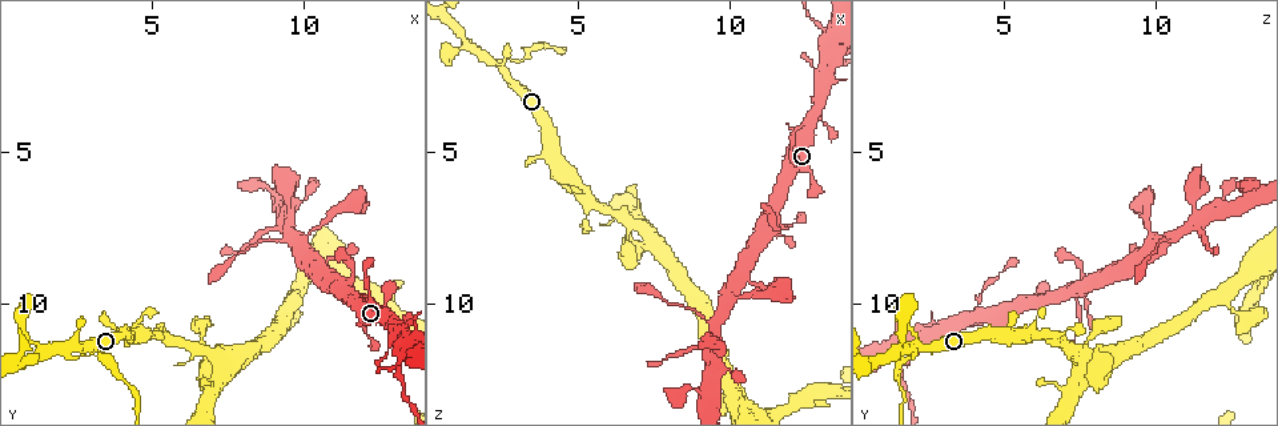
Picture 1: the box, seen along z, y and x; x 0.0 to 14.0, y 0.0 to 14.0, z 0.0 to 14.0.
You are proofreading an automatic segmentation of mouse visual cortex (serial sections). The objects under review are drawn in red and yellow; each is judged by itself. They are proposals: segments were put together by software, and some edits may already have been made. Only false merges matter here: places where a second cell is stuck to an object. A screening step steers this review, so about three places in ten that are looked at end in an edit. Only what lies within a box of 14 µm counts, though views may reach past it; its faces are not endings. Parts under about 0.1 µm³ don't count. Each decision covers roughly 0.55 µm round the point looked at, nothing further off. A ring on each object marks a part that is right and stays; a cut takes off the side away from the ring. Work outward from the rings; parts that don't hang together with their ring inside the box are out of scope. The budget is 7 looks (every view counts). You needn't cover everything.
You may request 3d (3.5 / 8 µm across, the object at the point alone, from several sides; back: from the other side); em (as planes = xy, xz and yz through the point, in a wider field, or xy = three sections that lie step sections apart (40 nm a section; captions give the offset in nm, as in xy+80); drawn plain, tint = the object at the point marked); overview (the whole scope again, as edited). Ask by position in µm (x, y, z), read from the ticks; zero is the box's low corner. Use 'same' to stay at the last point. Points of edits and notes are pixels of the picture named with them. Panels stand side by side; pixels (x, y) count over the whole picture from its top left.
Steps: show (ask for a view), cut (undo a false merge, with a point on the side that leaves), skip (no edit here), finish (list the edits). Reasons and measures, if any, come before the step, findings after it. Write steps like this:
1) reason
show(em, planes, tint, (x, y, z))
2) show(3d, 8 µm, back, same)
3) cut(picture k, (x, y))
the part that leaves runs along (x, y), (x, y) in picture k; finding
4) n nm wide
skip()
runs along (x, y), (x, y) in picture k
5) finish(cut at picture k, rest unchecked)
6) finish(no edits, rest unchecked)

looks like a crossing
show(3d, 3.5 µm, (6.9, 11.6, 7.5))

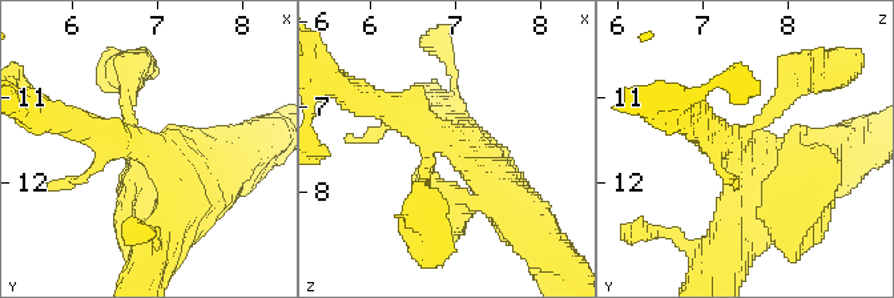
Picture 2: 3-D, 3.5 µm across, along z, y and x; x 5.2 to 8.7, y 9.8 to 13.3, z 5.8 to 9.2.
show(em, xy, step 1, tint, (6.90, 11.60, 7.40))

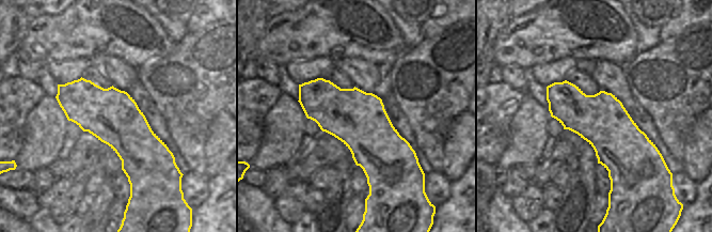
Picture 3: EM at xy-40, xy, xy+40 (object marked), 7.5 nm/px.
skip()
runs along (371, 101), (446, 141), (511, 202) in picture 2; one cell here

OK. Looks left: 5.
thin arm on a thick one
show(3d, 3.5 µm, (9.2, 8.0, 10.6))

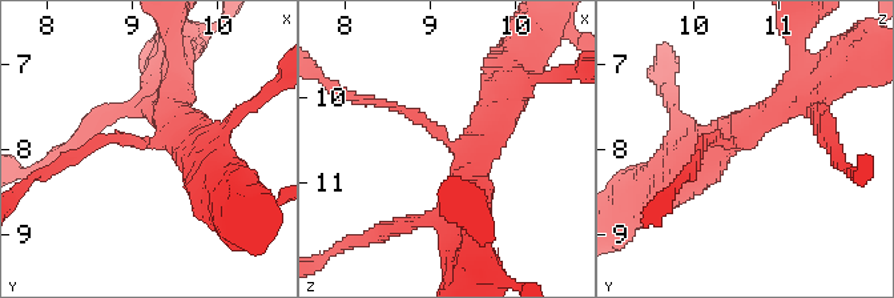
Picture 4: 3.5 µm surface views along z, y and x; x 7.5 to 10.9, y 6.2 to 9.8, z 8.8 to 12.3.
3 arms; arms of 150, 350, 500 nm; now the EM
show(em, xy, step 1, plain, (9.25, 7.90, 10.55))

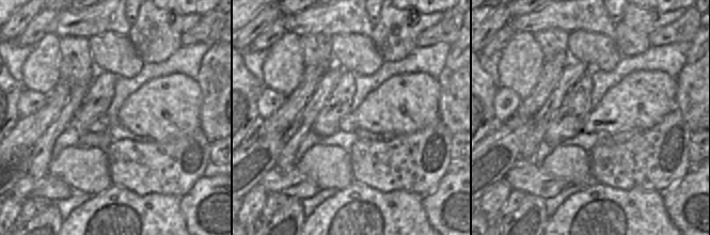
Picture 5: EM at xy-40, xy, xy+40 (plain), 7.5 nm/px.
where the object lies
show(em, xy, step 1, tint, same)

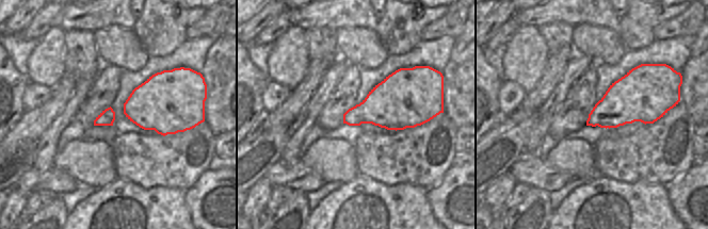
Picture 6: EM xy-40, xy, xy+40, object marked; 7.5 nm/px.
skip()
one cell here

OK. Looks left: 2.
finish(no edits, rest unchecked)

